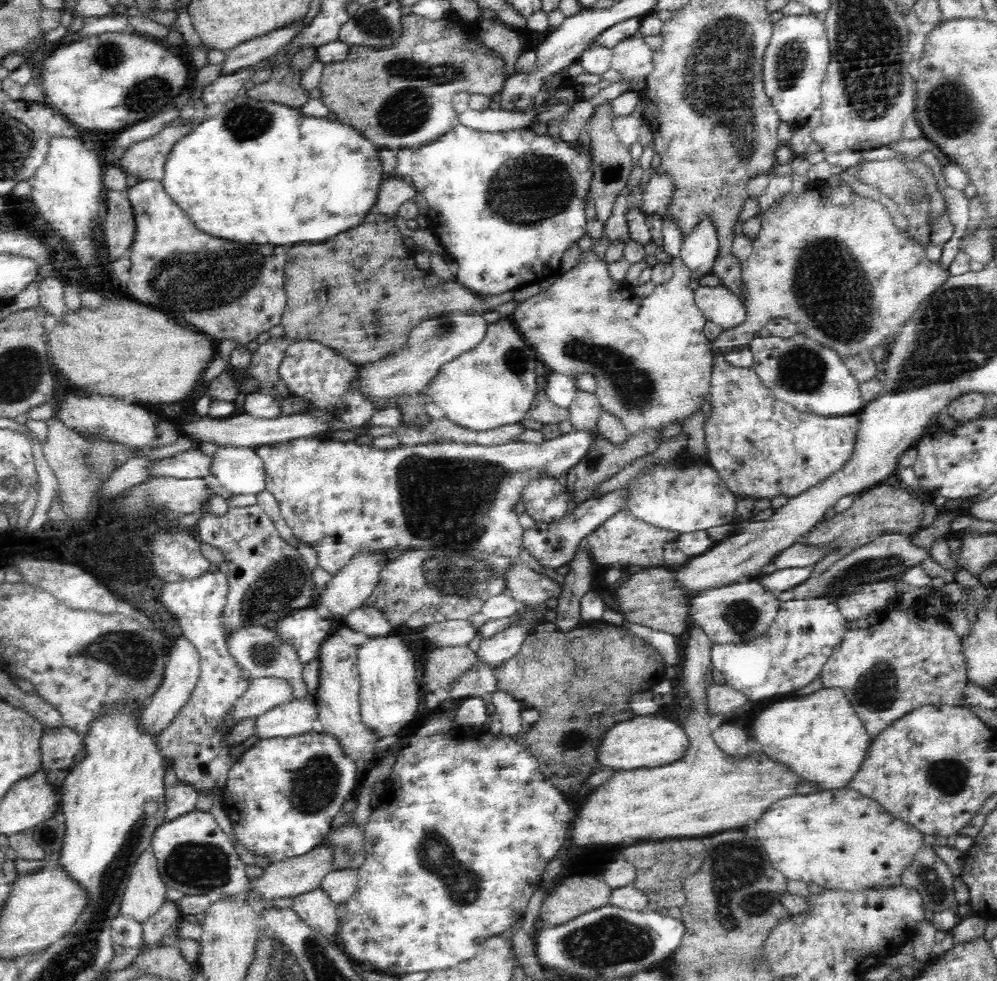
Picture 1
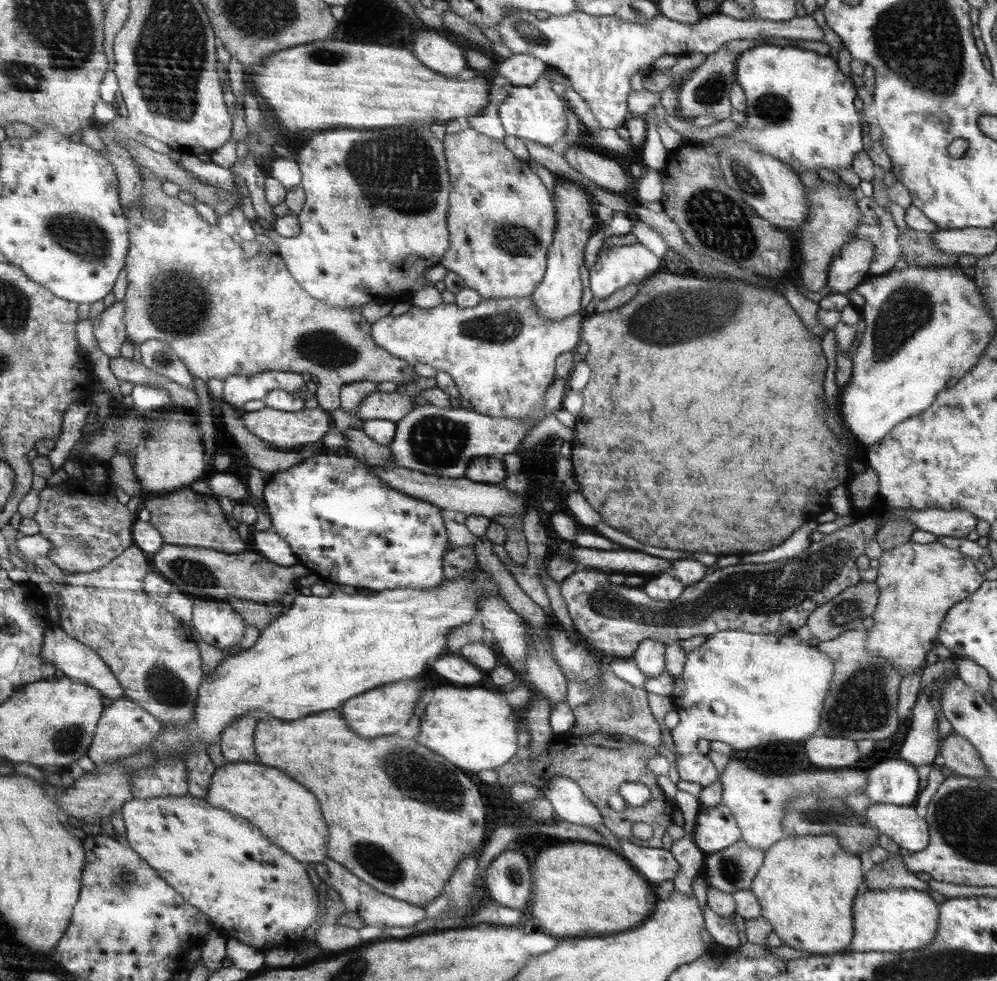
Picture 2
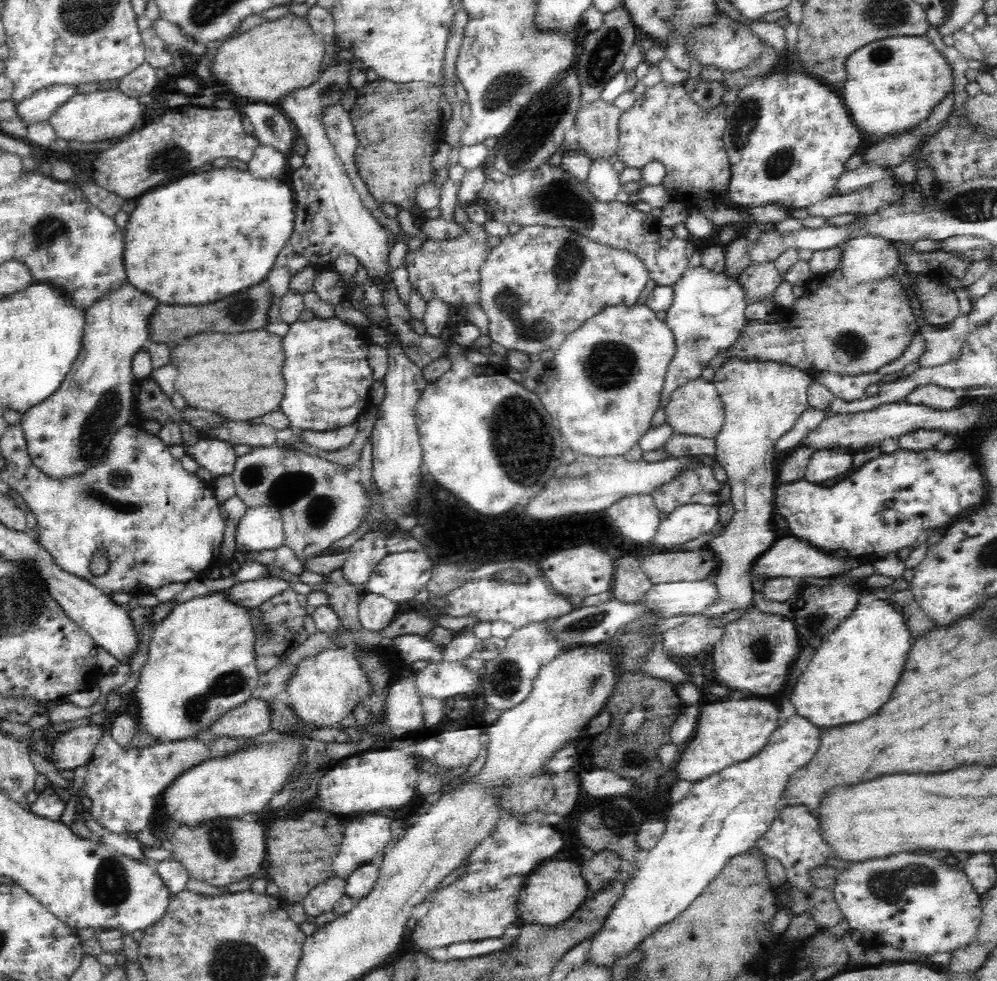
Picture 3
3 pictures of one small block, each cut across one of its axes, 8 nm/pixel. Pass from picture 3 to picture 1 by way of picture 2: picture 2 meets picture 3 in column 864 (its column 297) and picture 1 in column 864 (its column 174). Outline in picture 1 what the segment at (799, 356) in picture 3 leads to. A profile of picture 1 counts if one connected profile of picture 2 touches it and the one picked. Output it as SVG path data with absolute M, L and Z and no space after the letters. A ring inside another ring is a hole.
M820 182L812 190L804 190L800 196L782 195L782 200L776 200L759 217L761 219L761 229L757 237L752 240L752 255L746 258L744 262L741 262L743 282L746 284L746 289L748 289L747 301L745 302L747 307L746 320L737 328L723 330L718 338L711 341L712 353L715 351L723 355L728 349L749 345L750 341L754 339L755 333L765 328L772 318L786 318L790 320L790 322L796 325L797 333L811 336L812 339L822 343L824 346L831 347L840 358L853 357L865 351L871 353L872 348L876 348L878 344L884 344L884 342L888 344L893 343L900 328L908 322L916 310L918 310L918 307L930 297L930 294L935 293L940 286L943 286L944 282L947 282L948 277L950 277L948 270L943 270L940 264L928 260L926 249L916 243L908 231L901 232L896 227L896 224L892 221L889 209L883 201L874 201L862 195L858 196L858 193L854 193L848 186L832 190L826 182Z

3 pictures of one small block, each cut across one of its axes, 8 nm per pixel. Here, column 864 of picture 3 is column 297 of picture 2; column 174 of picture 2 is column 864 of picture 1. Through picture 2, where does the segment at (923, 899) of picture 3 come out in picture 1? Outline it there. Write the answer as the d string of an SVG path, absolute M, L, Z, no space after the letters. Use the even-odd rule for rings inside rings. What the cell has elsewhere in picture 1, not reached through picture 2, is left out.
M850 786L838 790L796 794L786 800L777 800L772 810L764 812L764 818L758 824L758 834L754 834L764 845L776 870L787 880L812 882L816 886L834 889L900 885L899 879L905 874L907 866L914 862L914 856L924 844L923 835L916 827L894 818L884 806Z

